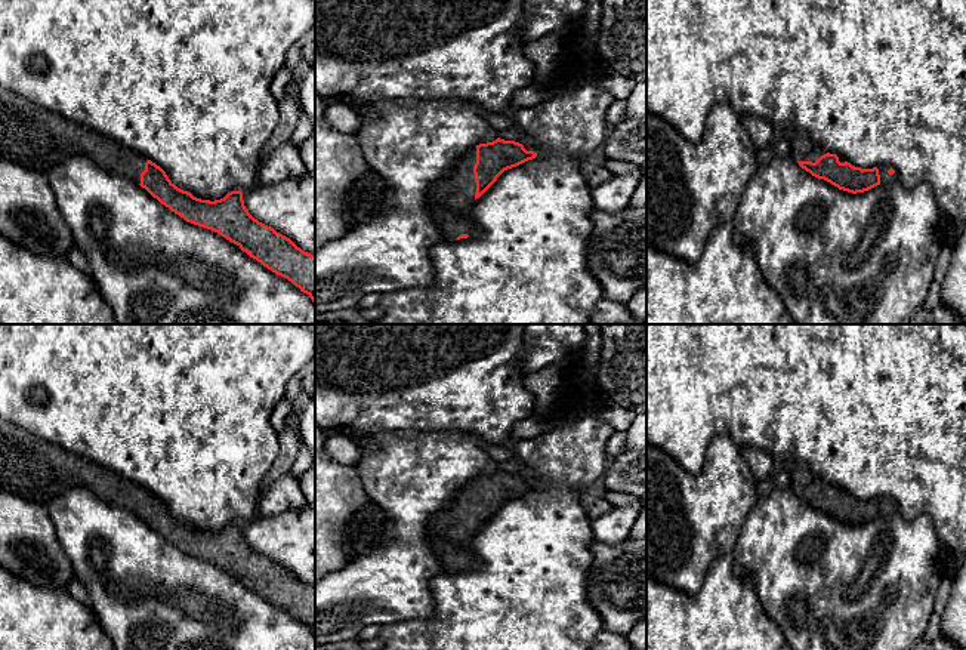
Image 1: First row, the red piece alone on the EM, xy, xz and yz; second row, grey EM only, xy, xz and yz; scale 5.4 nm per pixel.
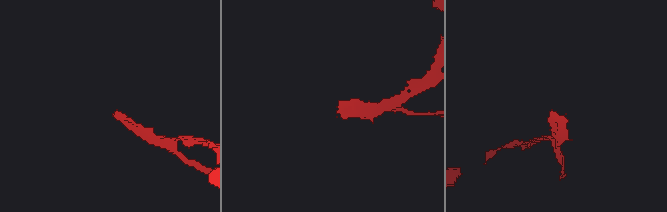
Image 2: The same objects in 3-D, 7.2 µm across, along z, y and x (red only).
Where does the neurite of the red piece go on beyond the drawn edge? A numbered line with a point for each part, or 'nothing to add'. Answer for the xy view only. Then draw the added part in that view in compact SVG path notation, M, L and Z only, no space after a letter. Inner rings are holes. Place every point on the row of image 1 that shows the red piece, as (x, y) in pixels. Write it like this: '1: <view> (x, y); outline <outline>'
1: xy (30, 133); outline M0 87L0 158L30 163L34 170L47 173L52 166L75 154L138 185L148 160L59 113Z

